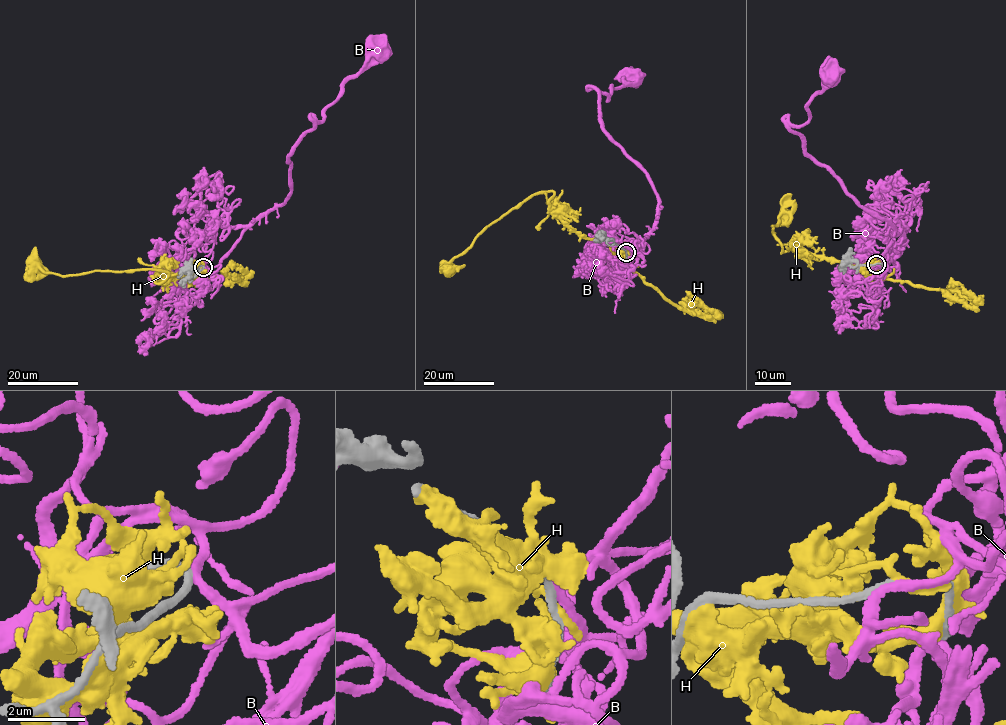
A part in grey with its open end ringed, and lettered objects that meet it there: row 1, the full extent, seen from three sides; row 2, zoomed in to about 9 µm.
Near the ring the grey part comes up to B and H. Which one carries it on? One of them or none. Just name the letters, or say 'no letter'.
B

